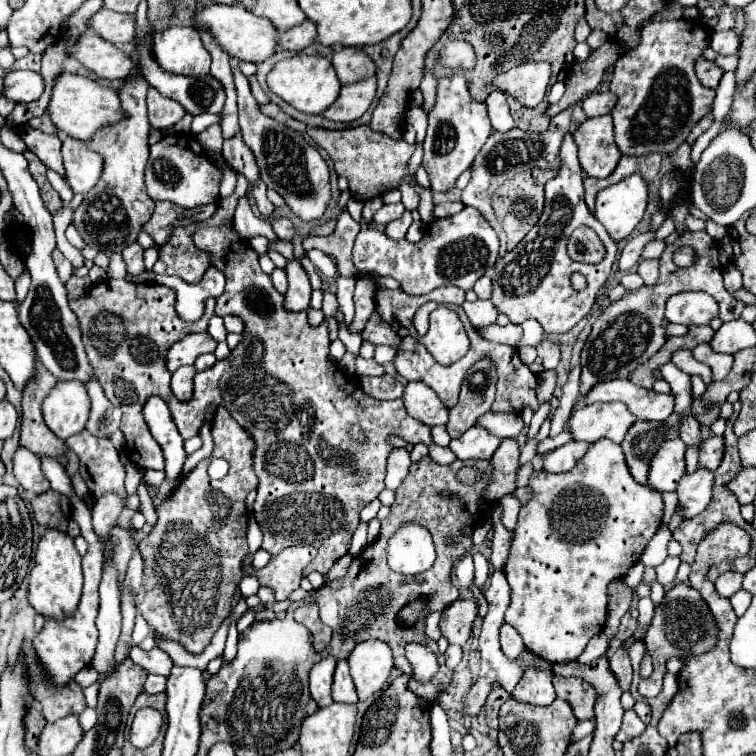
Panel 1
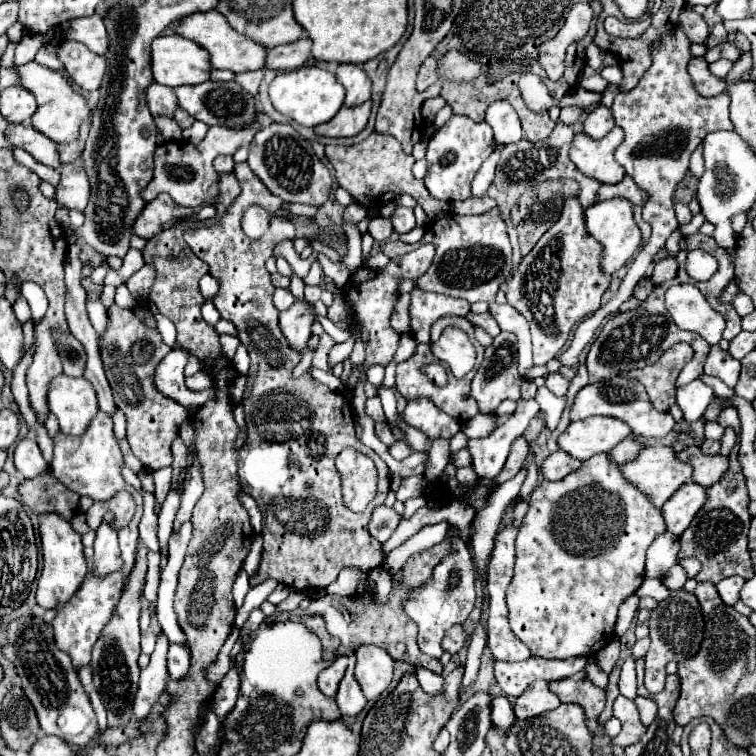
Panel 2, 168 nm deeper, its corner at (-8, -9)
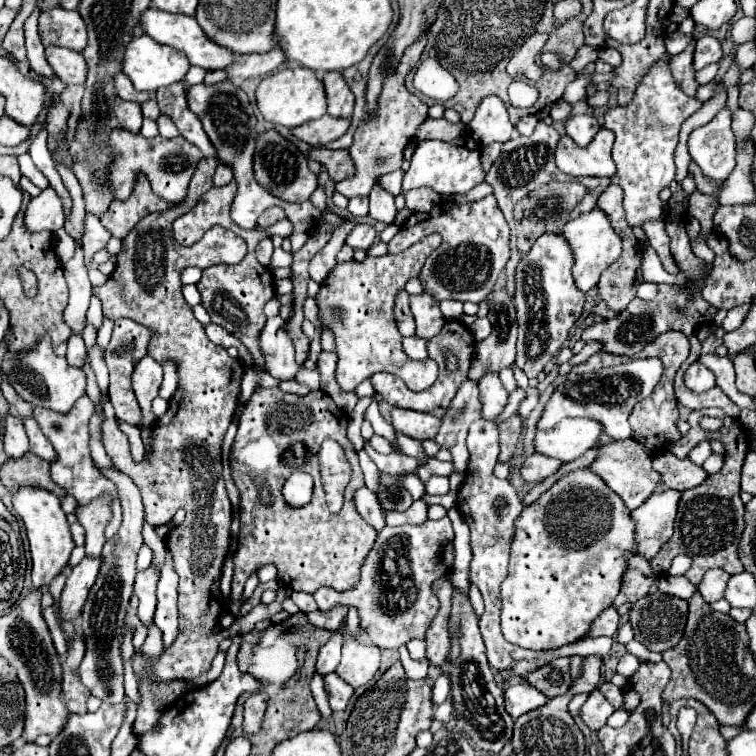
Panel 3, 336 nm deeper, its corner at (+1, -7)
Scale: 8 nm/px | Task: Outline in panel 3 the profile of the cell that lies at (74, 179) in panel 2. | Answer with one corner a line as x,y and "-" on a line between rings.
47,186
45,190
41,190
39,196
31,200
25,212
25,226
31,232
39,232
39,230
55,232
63,228
63,222
65,222
63,200
51,186

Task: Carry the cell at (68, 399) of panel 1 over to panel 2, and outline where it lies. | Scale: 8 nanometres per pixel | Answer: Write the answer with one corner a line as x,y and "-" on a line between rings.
60,374
48,386
48,408
56,414
62,432
82,434
98,412
96,392
86,378

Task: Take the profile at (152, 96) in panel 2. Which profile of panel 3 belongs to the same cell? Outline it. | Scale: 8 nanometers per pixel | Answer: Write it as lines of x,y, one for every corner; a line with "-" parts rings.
117,74
115,76
115,88
119,92
119,96
123,100
129,100
129,102
137,102
137,104
143,104
149,100
149,92
137,92
129,80
129,76
125,74

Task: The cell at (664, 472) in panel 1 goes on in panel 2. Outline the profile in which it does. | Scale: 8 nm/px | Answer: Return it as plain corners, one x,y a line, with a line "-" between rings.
646,446
644,450
640,450
638,458
626,462
620,466
622,476
634,484
642,494
646,494
650,498
652,506
662,508
662,504
684,484
692,478
692,470
688,464
680,462
676,458
676,452
670,446

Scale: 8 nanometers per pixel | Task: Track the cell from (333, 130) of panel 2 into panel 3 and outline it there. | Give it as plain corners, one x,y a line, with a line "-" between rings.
327,114
323,118
309,120
301,126
297,126
293,130
293,134
311,146
325,146
327,142
341,138
347,132
349,124
351,124
349,118
333,118

